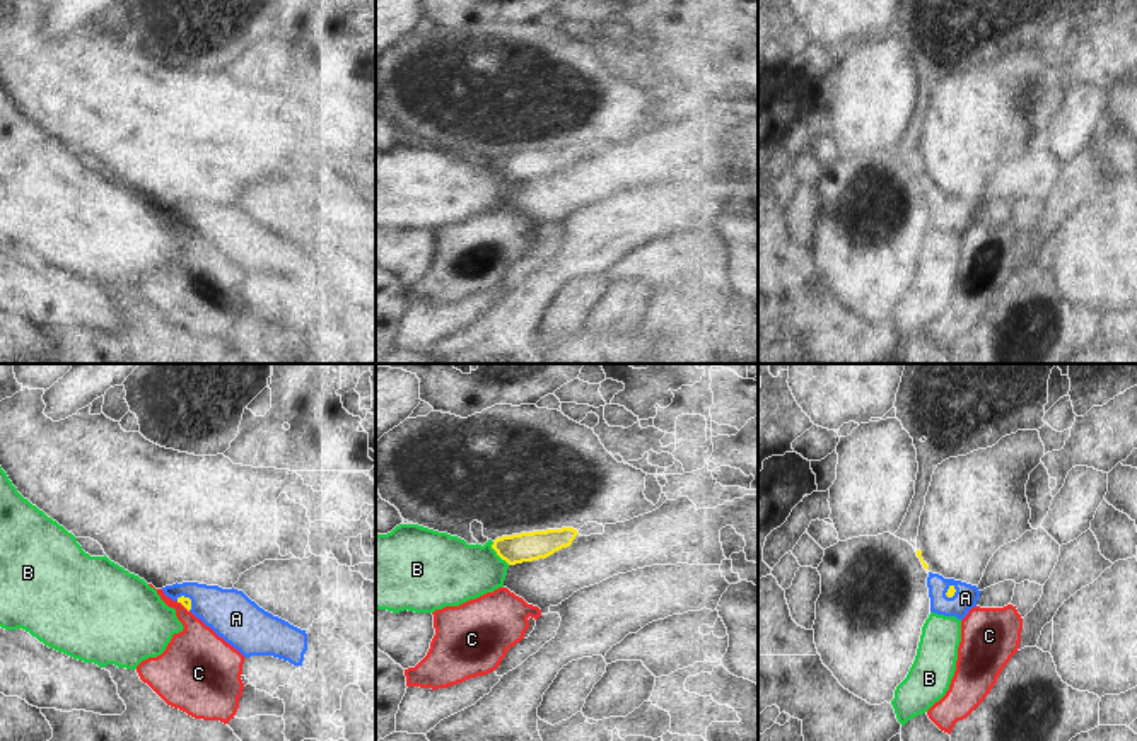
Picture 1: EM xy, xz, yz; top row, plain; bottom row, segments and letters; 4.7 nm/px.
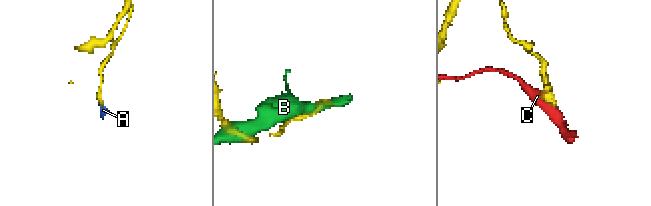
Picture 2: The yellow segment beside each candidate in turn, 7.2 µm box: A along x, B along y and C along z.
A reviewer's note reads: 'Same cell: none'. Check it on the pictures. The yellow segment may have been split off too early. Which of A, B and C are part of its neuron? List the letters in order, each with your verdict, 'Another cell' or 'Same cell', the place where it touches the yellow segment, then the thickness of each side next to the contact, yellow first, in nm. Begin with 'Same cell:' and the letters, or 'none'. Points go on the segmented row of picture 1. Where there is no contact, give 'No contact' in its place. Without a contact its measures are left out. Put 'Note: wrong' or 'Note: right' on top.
Note: wrong
Same cell: A
A: Same cell. Touches yellow at yz (948, 591). Thickness 40 nm (yellow) against 120 nm
B: Another cell. Touches yellow at xz (497, 554). Thickness 140 nm (yellow) against 320 nm
C: Another cell. Touches yellow at xy (183, 605). Thickness 50 nm (yellow) against 280 nm

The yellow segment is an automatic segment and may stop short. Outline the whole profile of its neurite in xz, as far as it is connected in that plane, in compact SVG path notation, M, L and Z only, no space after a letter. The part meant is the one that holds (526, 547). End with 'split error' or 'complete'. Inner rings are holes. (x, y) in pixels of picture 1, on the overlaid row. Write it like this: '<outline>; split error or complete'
M546 529L497 538L492 548L509 565L546 558L567 548L577 536L577 529Z; complete

